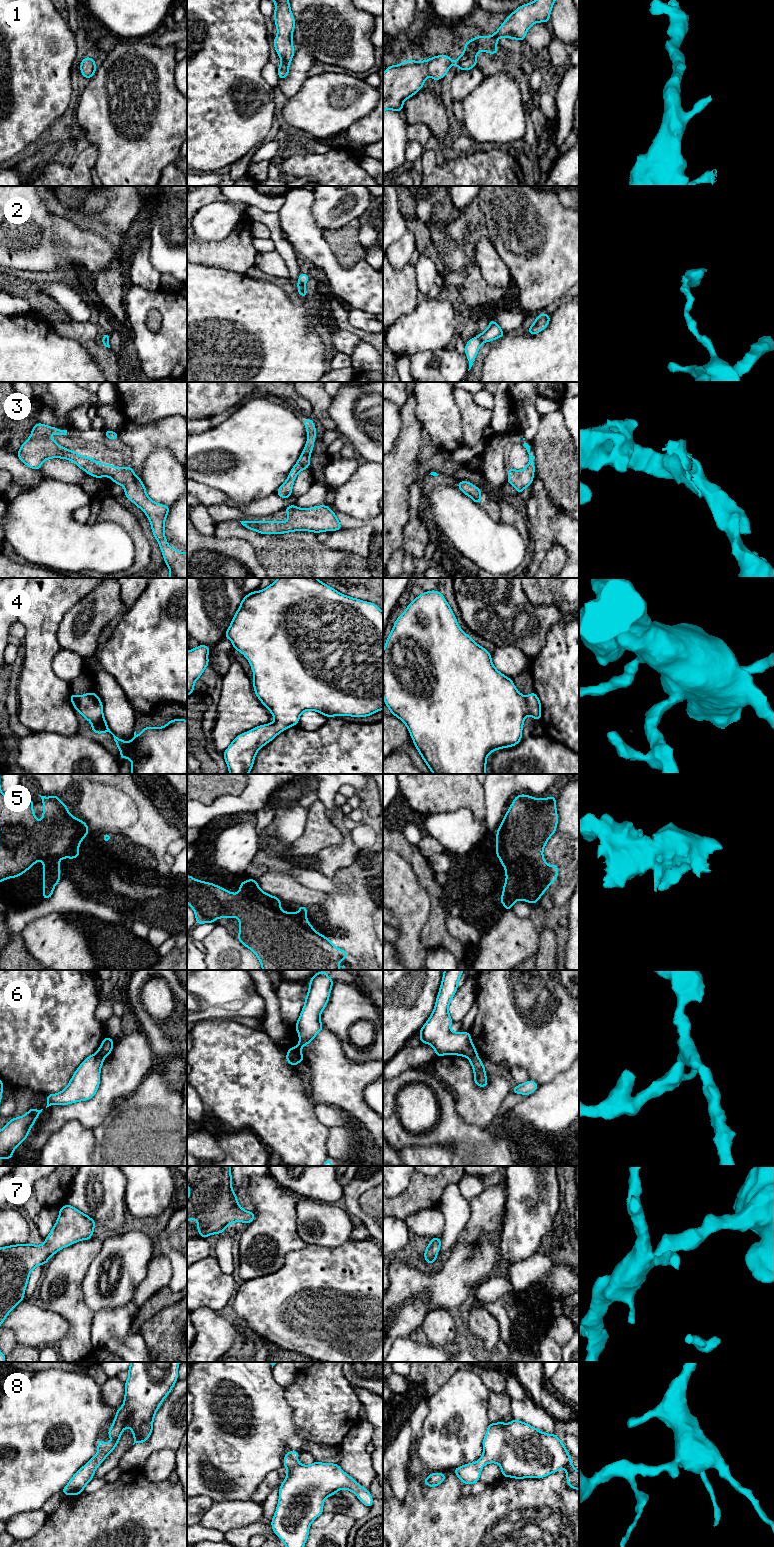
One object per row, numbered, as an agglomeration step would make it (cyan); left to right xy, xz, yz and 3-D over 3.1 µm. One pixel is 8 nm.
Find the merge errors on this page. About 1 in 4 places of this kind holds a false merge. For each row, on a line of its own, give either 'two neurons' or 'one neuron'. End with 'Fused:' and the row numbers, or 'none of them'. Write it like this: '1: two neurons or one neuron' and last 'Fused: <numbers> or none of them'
1: one neuron
2: two neurons
3: one neuron
4: one neuron
5: one neuron
6: two neurons
7: one neuron
8: one neuron
Fused: 2, 6

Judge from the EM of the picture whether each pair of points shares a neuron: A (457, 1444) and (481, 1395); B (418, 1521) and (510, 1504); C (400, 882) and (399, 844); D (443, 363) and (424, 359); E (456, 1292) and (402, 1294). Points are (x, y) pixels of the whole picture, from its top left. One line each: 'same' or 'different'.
A: same
B: same
C: different
D: same
E: same

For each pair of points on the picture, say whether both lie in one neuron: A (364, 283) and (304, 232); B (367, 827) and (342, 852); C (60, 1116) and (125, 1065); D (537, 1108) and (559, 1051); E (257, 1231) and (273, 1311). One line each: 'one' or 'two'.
A: one
B: two
C: one
D: two
E: two

